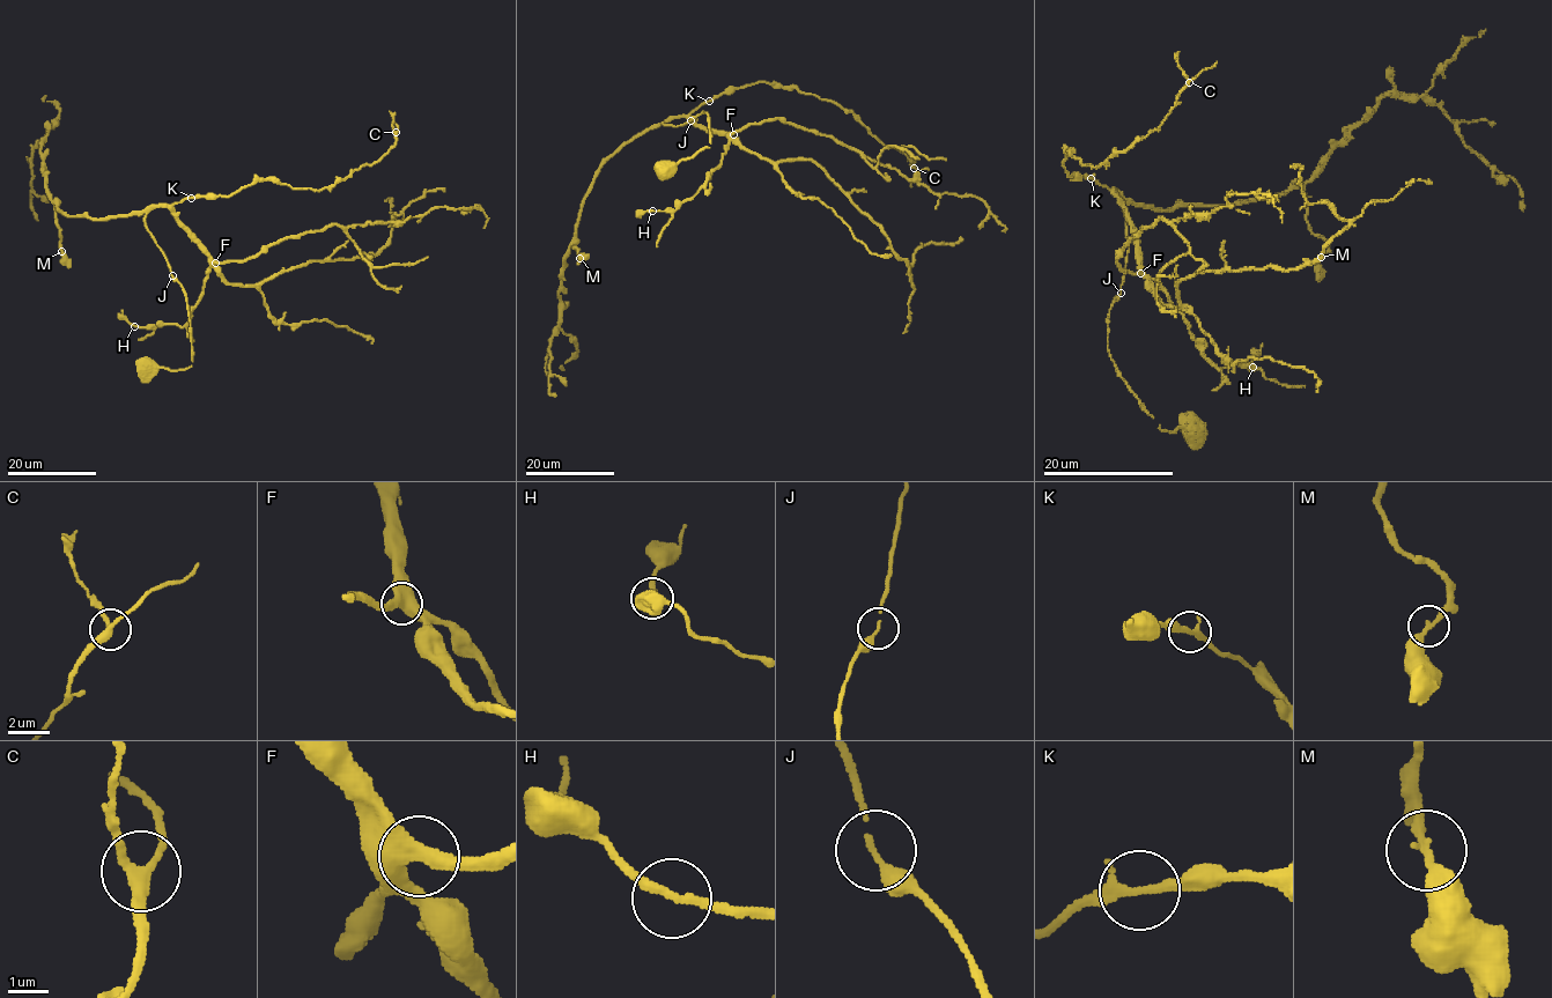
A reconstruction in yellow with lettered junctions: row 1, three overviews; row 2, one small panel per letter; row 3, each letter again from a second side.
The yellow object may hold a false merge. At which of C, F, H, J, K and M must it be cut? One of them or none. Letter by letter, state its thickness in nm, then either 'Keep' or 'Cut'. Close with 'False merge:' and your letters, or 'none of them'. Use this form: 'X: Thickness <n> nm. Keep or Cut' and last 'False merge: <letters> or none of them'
C: Thickness 280 nm. Keep
F: Thickness 480 nm. Keep
H: Thickness 200 nm. Keep
J: Thickness 180 nm. Keep
K: Thickness 190 nm. Keep
M: Thickness 260 nm. Keep
False merge: none of them

